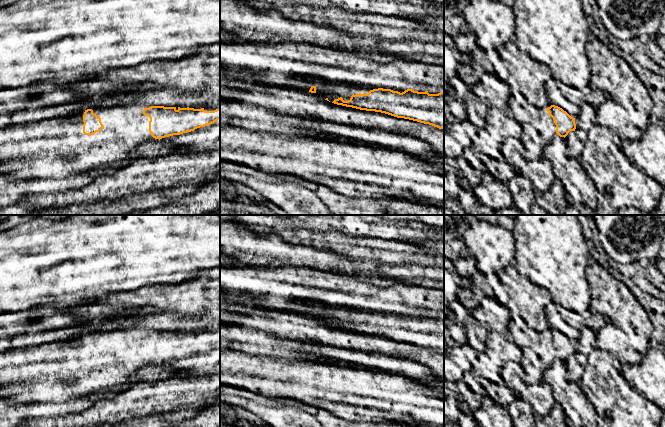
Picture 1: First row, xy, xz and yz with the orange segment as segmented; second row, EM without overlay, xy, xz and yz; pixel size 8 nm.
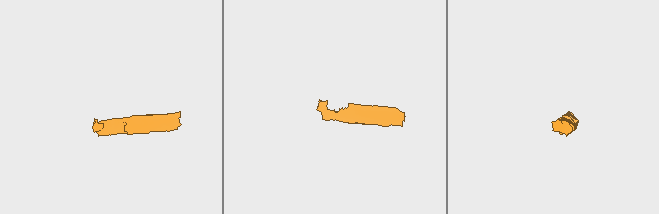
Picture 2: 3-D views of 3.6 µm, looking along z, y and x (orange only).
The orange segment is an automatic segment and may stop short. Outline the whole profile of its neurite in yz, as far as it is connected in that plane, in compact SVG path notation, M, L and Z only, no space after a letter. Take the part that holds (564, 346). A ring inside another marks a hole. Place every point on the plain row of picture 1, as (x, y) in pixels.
M551 329L546 333L546 335L553 342L556 349L555 355L560 361L565 362L570 355L575 355L575 342L571 341L562 332L555 329Z

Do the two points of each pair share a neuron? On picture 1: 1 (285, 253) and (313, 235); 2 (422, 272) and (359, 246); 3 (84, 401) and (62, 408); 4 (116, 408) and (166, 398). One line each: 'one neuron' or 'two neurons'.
1: two neurons
2: two neurons
3: one neuron
4: one neuron

